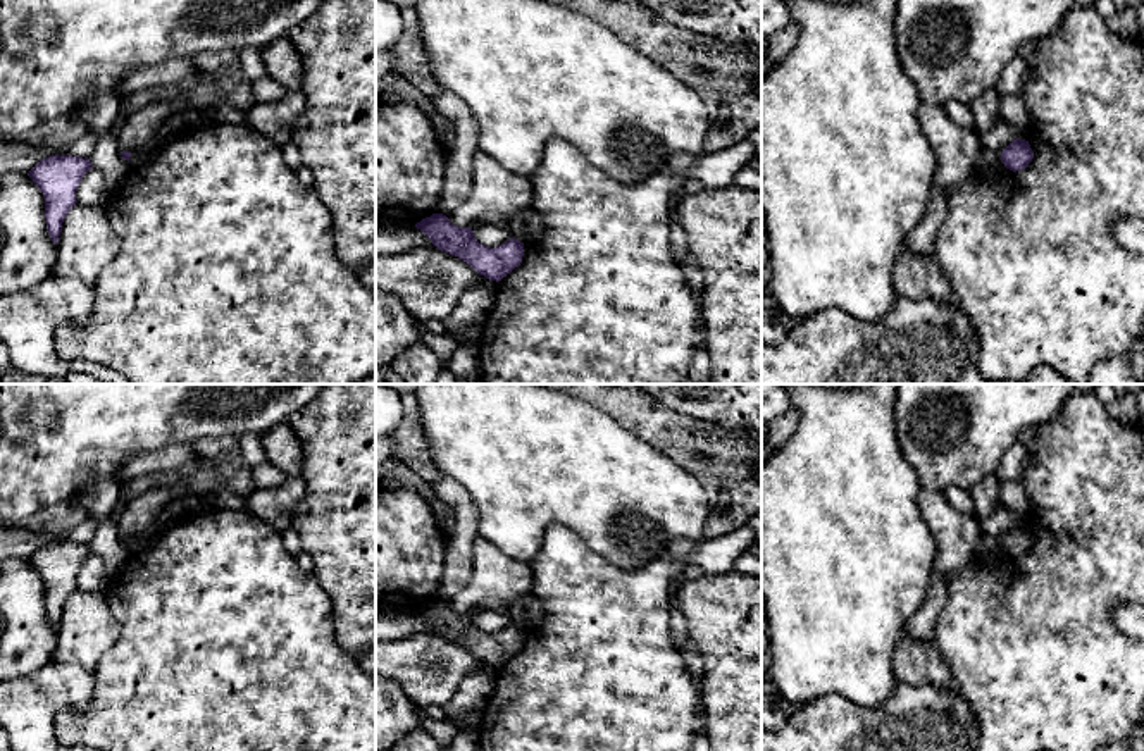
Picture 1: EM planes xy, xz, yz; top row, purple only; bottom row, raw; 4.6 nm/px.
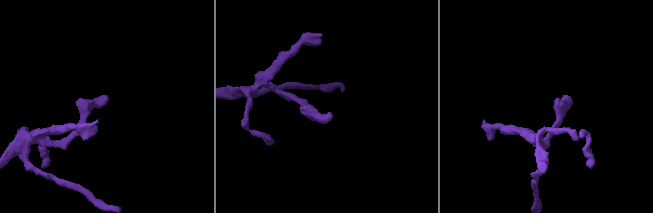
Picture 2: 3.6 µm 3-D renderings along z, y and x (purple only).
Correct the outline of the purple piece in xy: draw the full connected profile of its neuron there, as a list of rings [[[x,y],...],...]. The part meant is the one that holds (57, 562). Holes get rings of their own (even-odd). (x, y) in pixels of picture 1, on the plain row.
[[[52,541],[40,546],[28,558],[43,579],[47,615],[53,629],[59,629],[62,608],[69,596],[78,589],[78,572],[90,555],[93,555],[90,544]]]

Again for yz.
[[[1013,525],[1003,537],[1001,548],[1006,555],[1017,558],[1025,555],[1034,544],[1032,534],[1025,525]]]

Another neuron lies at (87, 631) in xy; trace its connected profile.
[[[76,589],[62,608],[52,660],[71,661],[93,672],[119,634],[121,625],[109,608],[105,593]]]

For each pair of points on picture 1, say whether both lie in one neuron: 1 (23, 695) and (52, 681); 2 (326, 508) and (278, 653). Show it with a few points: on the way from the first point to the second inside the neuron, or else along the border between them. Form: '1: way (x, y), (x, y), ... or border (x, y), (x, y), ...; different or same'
1: way (30, 695), (40, 695), (47, 688); same
2: border (312, 572), (333, 607); different

